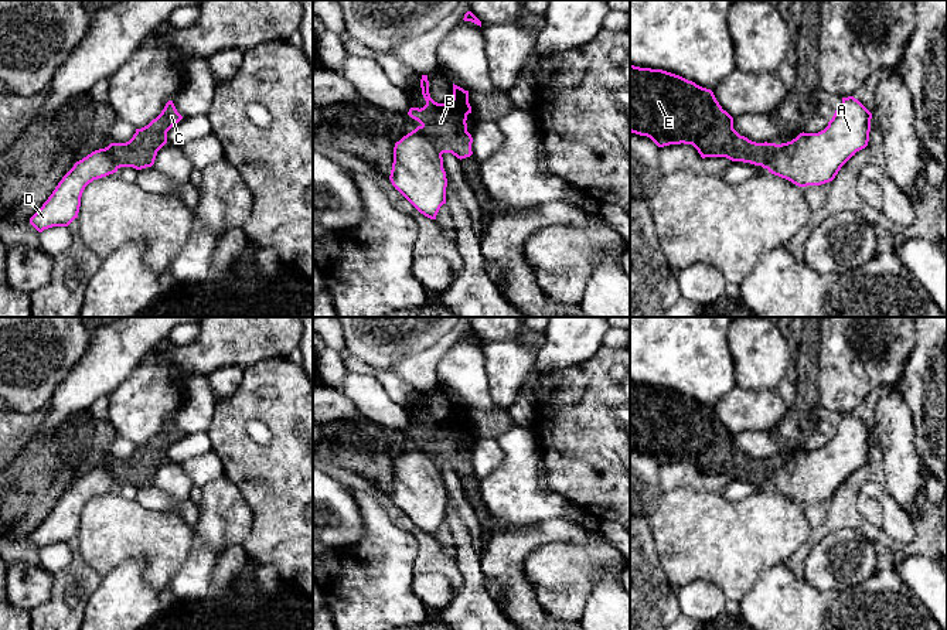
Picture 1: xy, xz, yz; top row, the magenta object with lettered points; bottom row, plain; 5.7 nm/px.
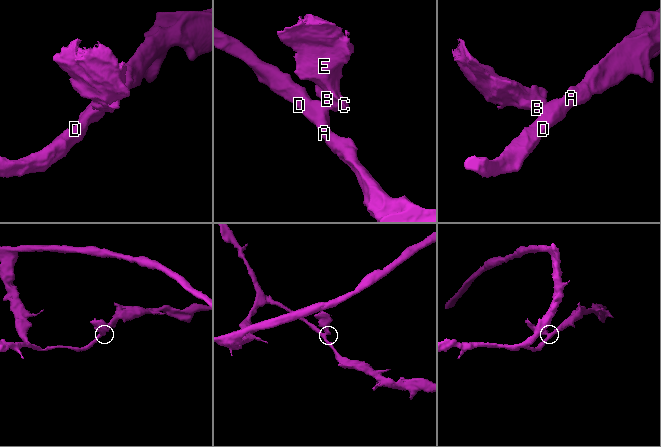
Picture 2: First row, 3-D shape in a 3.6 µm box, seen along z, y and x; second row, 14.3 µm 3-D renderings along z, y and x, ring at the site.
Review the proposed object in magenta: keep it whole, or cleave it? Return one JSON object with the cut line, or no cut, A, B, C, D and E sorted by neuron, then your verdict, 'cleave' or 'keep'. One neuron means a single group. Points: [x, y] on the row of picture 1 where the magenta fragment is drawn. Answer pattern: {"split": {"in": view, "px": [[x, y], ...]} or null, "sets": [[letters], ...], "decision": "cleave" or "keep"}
{"split": {"in": "xz", "px": [[421, 126], [425, 136], [442, 153]]}, "sets": [["A", "D"], ["B", "C", "E"]], "decision": "cleave"}

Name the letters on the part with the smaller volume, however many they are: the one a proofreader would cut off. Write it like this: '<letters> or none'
B, C, E

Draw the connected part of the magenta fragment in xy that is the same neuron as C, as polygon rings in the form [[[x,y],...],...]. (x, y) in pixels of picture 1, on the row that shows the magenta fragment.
[[[168,101],[161,113],[147,126],[136,129],[129,142],[110,143],[109,150],[116,167],[133,167],[136,170],[151,167],[157,151],[167,143],[167,132],[181,119],[183,116],[177,112],[173,101]]]

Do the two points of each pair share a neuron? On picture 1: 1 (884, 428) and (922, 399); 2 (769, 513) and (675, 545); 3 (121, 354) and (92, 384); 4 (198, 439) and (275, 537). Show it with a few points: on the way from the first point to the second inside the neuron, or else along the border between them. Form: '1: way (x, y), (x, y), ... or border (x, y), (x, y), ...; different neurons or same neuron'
1: border (900, 381), (900, 394), (910, 412), (915, 442); different neurons
2: way (746, 535), (739, 540), (698, 540); same neuron
3: way (113, 361), (98, 377); same neuron
4: border (205, 431), (211, 449); different neurons

